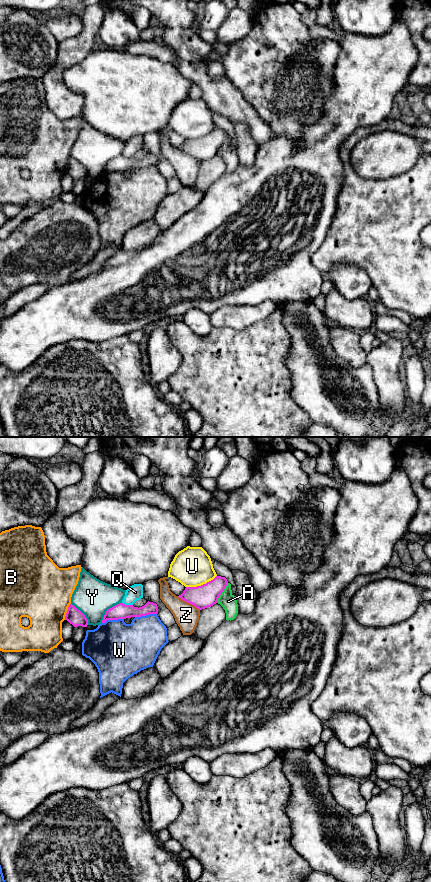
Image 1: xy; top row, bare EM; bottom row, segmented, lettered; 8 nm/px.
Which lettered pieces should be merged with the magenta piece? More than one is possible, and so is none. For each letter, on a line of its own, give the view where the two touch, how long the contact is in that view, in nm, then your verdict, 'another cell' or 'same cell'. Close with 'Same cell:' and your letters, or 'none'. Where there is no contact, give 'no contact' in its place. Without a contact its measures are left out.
A: xy | 190 nm | another cell
B: xy | 140 nm | another cell
Q: xy | 90 nm | another cell
U: xy | 260 nm | another cell
W: xy | 180 nm | another cell
Y: xy | 240 nm | another cell
Z: xy | 220 nm | another cell
Same cell: none

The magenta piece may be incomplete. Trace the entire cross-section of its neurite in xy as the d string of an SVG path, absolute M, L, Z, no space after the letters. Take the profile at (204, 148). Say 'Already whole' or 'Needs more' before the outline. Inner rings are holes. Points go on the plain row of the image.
Already whole. M216 128L213 132L201 138L186 139L178 149L202 162L217 155L227 135L225 129Z

